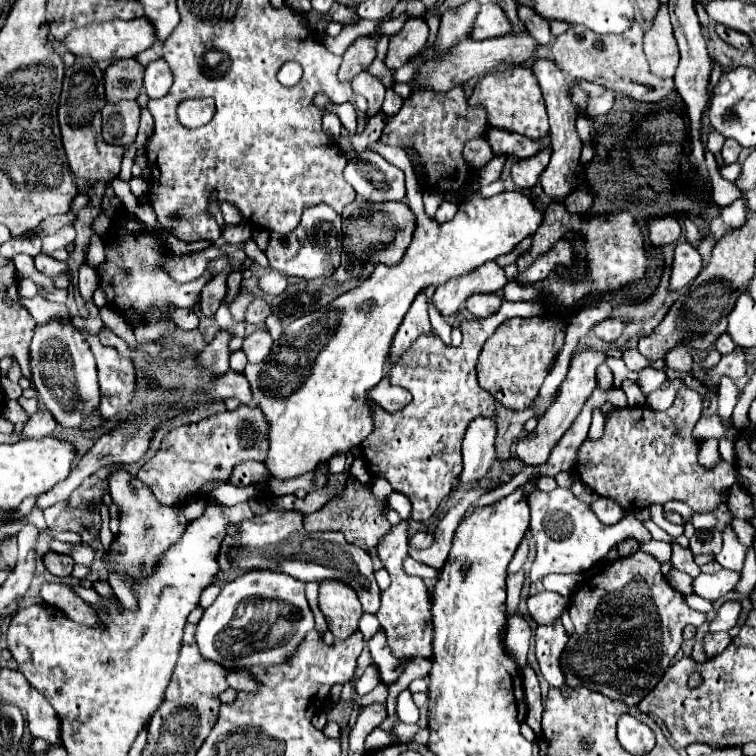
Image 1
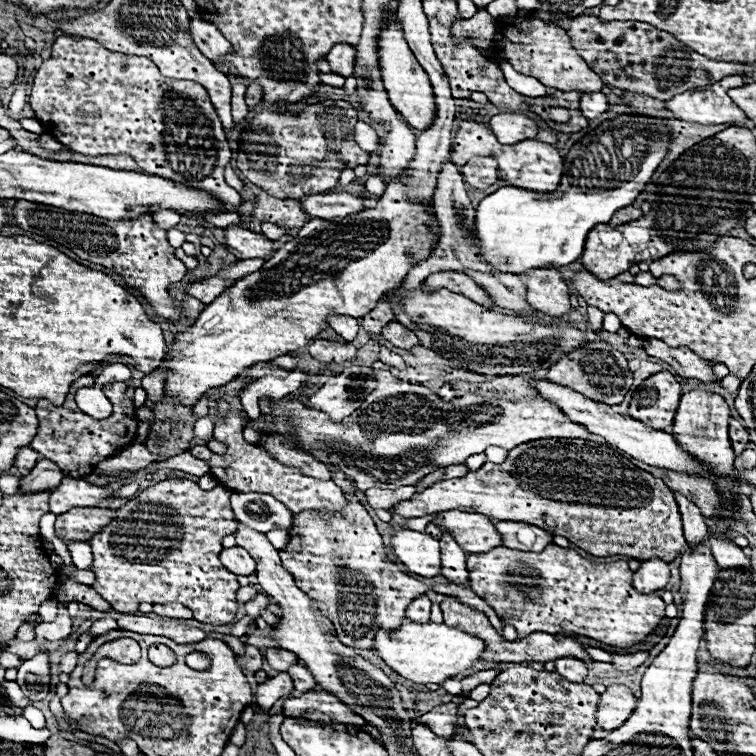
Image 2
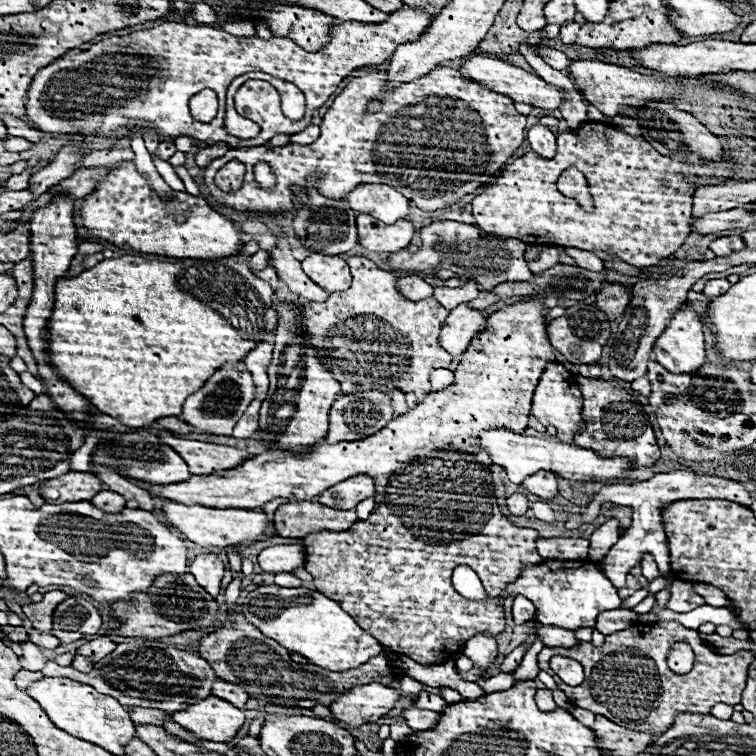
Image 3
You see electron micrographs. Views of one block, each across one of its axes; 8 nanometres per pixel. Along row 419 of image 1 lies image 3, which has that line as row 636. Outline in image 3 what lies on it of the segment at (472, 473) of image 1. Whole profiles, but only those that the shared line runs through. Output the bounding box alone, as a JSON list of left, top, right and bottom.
[462,636,498,670]

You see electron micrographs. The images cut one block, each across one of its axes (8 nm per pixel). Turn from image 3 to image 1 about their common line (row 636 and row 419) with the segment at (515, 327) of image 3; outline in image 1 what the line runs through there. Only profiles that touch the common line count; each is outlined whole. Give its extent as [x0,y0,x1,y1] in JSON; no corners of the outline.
[362,300,544,522]

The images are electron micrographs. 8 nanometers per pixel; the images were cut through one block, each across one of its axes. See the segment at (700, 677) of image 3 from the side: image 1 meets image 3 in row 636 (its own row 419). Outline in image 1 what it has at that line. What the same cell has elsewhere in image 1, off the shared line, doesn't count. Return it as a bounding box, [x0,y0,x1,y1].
[576,386,738,512]

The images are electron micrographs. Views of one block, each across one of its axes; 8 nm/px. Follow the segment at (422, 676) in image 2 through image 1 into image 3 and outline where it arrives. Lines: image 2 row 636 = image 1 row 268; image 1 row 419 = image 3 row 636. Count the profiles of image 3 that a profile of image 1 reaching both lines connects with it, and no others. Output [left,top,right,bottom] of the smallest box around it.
[240,584,382,672]

